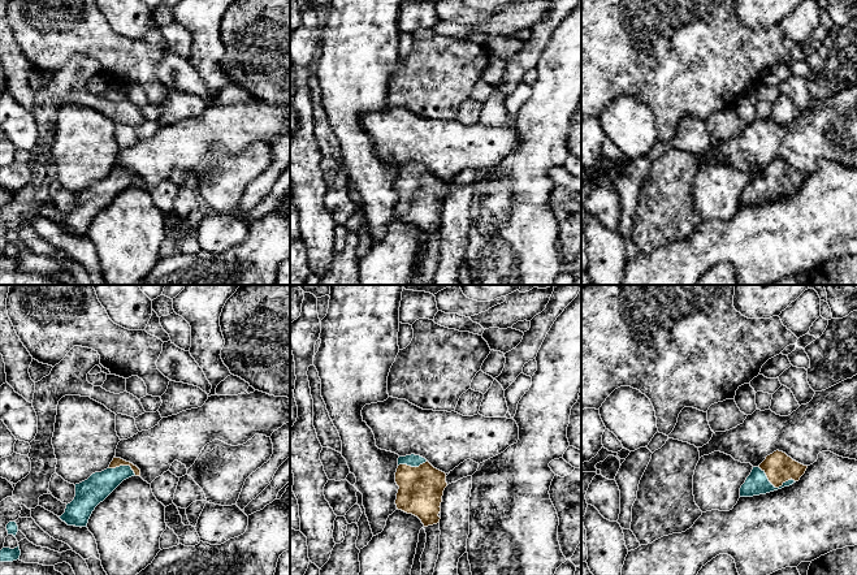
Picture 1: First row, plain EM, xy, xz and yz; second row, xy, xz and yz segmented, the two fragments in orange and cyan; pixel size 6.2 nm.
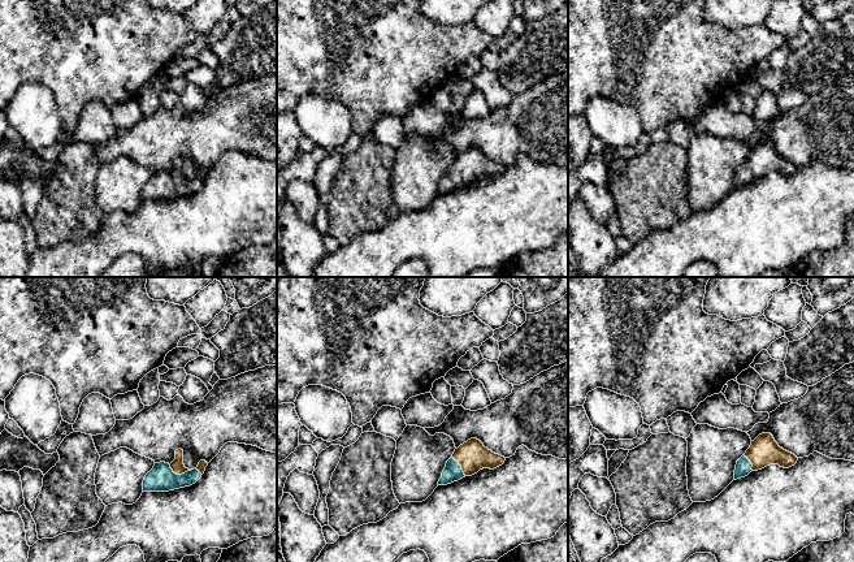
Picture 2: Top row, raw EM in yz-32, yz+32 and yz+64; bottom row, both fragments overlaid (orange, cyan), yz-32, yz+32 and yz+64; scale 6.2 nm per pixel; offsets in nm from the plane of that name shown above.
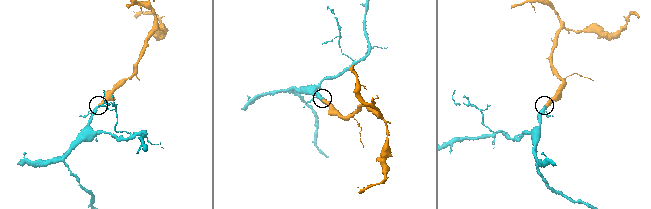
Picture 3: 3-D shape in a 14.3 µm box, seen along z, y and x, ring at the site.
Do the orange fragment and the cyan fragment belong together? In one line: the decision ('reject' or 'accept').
accept

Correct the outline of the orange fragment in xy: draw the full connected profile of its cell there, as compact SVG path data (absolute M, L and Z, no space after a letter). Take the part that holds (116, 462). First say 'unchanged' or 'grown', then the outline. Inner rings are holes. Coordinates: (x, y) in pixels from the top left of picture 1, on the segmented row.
grown; M114 457L107 470L95 472L87 480L75 484L75 497L59 518L68 526L87 527L95 507L131 476L140 476L140 470Z

